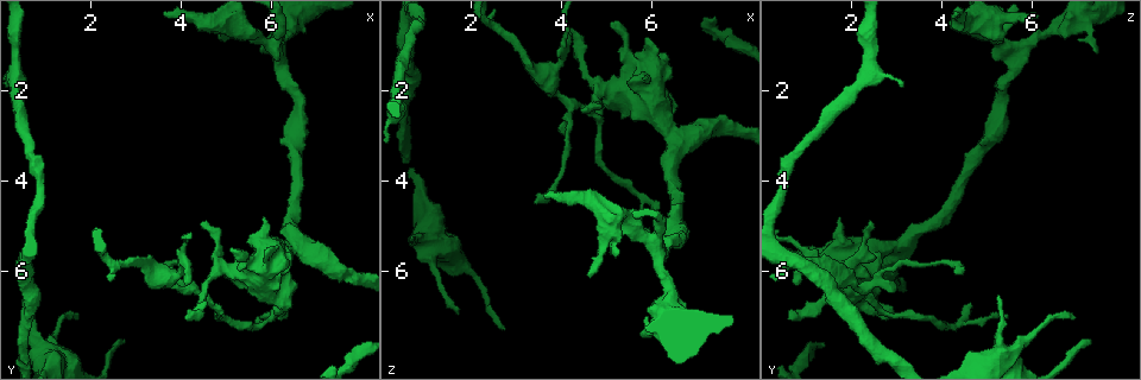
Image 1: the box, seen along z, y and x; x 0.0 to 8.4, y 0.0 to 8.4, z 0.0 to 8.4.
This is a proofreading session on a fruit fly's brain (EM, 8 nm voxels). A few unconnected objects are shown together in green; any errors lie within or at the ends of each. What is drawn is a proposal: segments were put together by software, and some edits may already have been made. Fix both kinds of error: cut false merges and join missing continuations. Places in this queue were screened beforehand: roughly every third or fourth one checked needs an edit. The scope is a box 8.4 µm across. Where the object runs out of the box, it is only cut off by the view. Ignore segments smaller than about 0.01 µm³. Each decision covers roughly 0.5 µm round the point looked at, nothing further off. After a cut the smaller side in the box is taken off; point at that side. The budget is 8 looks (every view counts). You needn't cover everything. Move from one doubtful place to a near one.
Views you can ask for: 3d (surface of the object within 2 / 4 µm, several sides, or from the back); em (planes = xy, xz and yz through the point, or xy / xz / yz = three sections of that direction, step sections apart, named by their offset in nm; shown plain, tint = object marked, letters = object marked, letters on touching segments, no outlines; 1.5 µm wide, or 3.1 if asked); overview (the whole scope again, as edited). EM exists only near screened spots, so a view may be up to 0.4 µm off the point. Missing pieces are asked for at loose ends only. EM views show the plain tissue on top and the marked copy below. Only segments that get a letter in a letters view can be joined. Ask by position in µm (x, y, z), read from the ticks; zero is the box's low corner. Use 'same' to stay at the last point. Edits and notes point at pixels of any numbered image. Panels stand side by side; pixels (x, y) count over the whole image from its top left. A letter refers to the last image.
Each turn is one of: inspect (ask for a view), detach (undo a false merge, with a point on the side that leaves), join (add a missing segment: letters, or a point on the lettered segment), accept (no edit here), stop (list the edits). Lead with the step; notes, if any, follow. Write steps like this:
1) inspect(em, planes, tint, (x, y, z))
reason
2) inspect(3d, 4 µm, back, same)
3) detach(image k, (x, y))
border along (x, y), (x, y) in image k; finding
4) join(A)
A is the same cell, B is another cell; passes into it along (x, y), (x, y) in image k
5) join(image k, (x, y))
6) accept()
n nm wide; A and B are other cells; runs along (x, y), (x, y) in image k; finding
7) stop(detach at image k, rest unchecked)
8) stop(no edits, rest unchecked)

inspect(3d, 4 µm, back, (3.90, 6.10, 1.55))
branch point

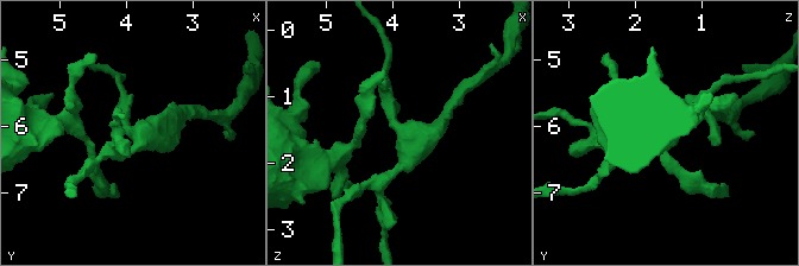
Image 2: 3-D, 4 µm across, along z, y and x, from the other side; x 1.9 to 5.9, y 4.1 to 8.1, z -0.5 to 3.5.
inspect(em, yz, step 4, tint, (3.90, 6.15, 1.50))
3 arms

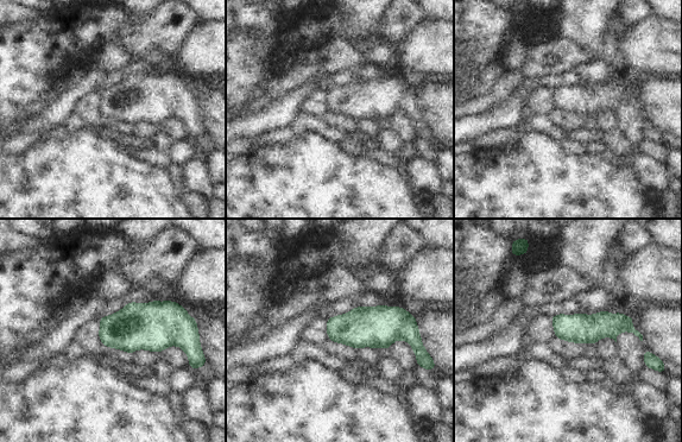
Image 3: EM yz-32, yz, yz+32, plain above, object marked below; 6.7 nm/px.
inspect(em, planes, letters, same)

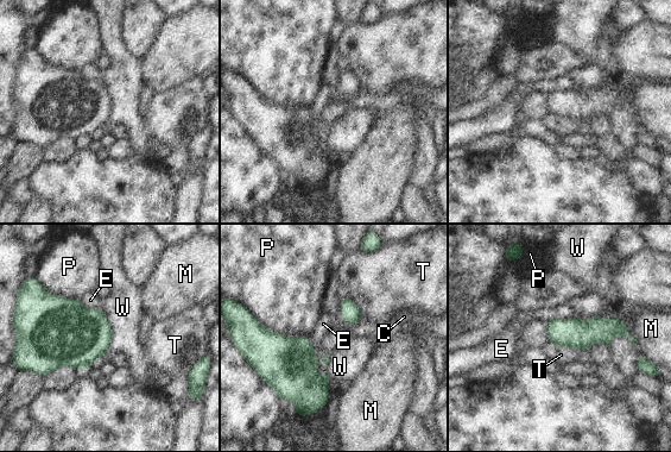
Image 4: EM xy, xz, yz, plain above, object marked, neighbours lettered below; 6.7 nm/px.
accept()
C, E, M, P, T and W are other cells; border along (99, 307), (111, 327), (107, 350) in image 4; all the same neuron

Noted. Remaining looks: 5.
inspect(em, planes, letters, (6.10, 6.75, 4.70))
tapers out

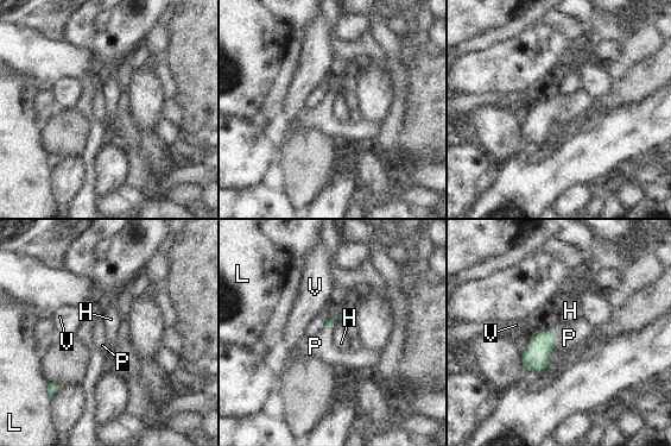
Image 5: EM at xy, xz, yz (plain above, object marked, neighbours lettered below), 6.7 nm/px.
join(P)
P is the same cell, H, L and V are other cells; the neuron continues

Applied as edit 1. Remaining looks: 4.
inspect(overview)
see it whole again

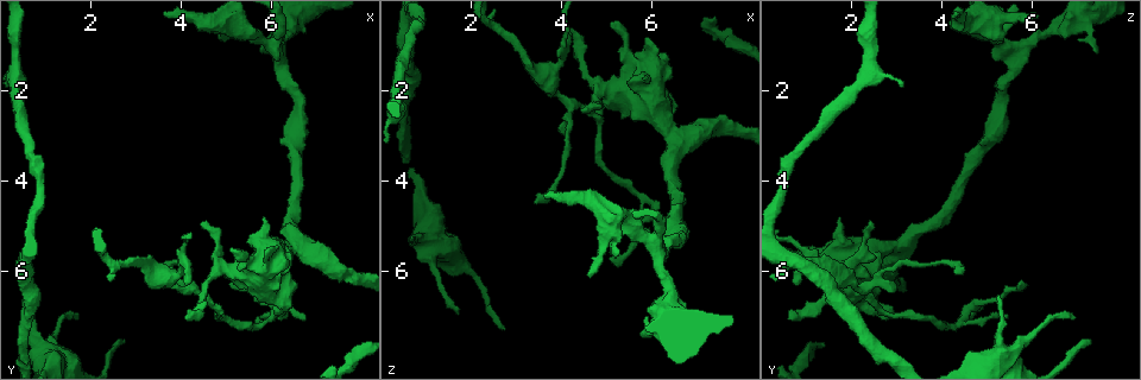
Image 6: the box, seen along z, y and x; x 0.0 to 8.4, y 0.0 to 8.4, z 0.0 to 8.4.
inspect(3d, 2 µm, (7.45, 6.05, 2.90))
calibre changes

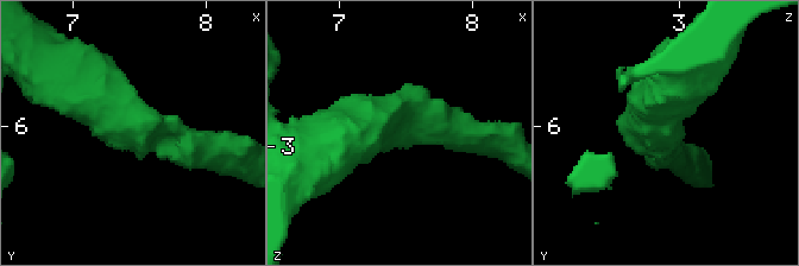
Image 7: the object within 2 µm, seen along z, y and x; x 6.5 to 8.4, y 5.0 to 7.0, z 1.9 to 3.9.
inspect(em, xy, step 4, tint, (7.44, 6.04, 2.86))
arms of 220, 460 nm

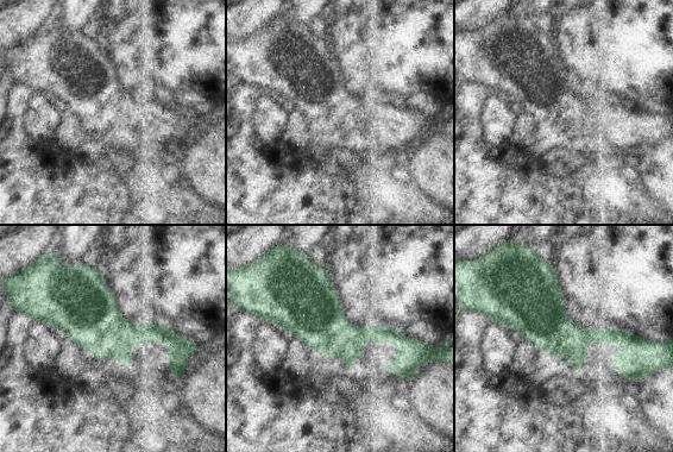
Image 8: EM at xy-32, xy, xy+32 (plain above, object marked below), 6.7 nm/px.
inspect(em, planes, letters, same)
another direction

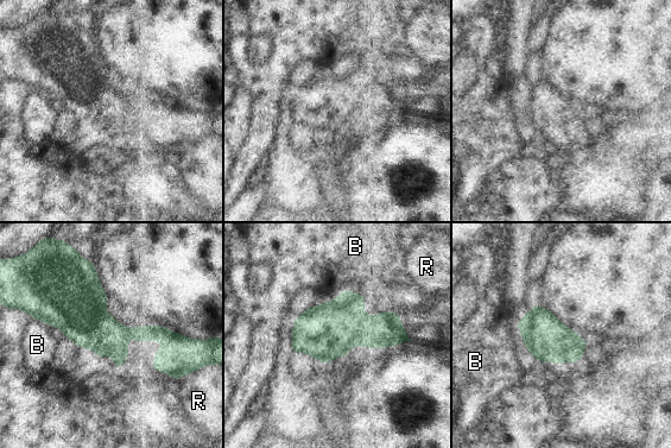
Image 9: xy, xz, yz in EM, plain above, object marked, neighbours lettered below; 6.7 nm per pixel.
accept()
300 nm wide; B and R are other cells; border along (516, 323), (525, 347), (531, 353) in image 9; continuous, no second neuron

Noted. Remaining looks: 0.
stop(join at image 5, rest unchecked)

